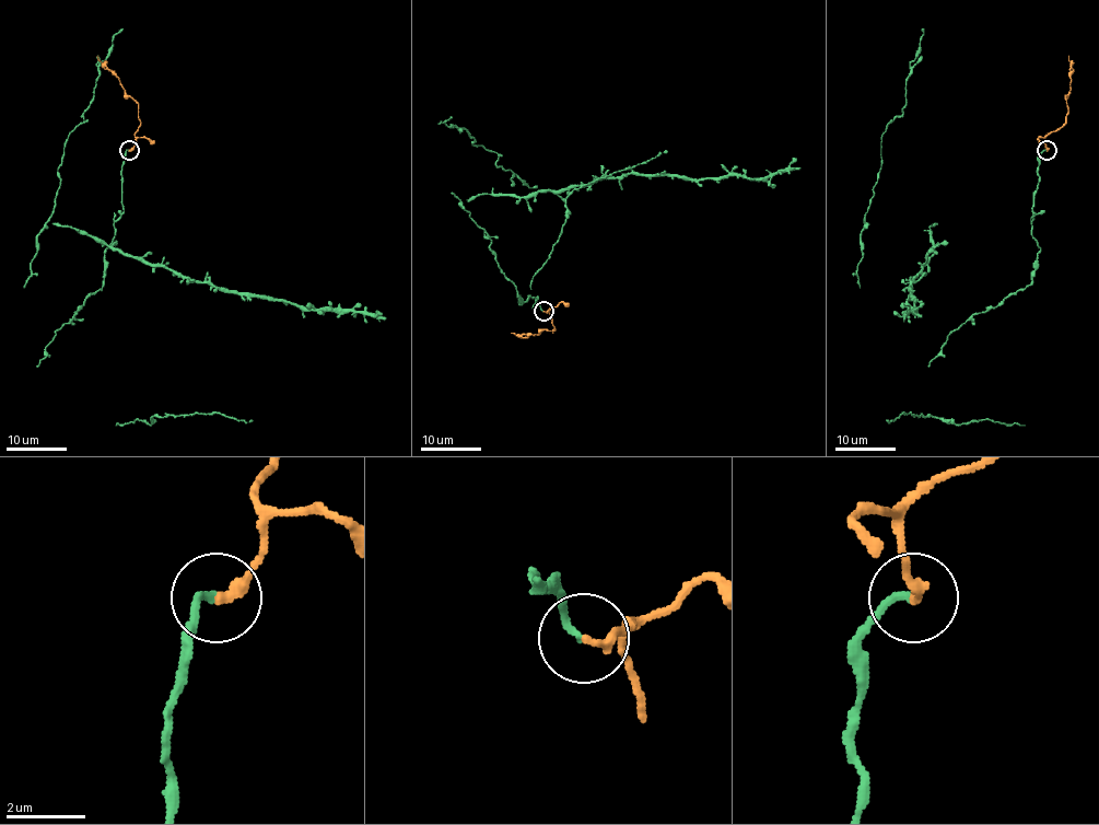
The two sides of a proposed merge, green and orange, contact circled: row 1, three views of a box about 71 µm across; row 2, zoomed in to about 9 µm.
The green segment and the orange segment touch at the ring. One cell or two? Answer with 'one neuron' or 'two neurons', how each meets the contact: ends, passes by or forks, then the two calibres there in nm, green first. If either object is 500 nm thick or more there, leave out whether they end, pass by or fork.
one neuron | green ends | orange ends | 180/240 nm

